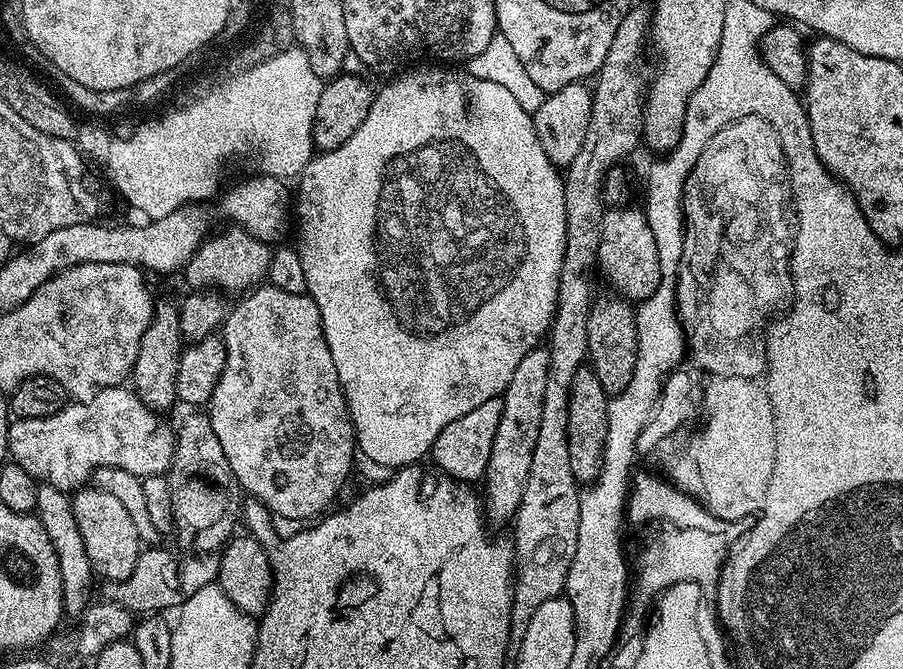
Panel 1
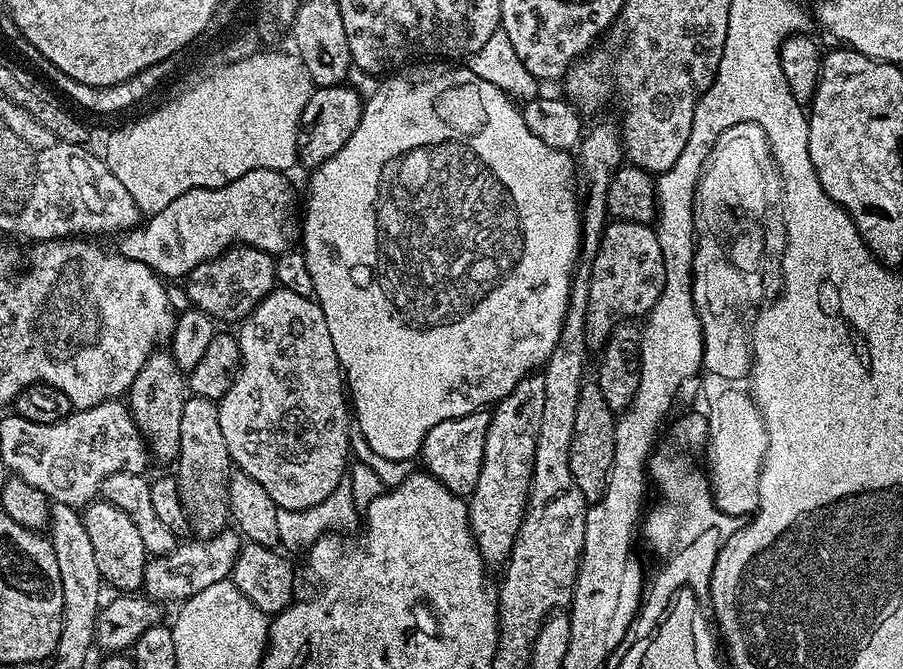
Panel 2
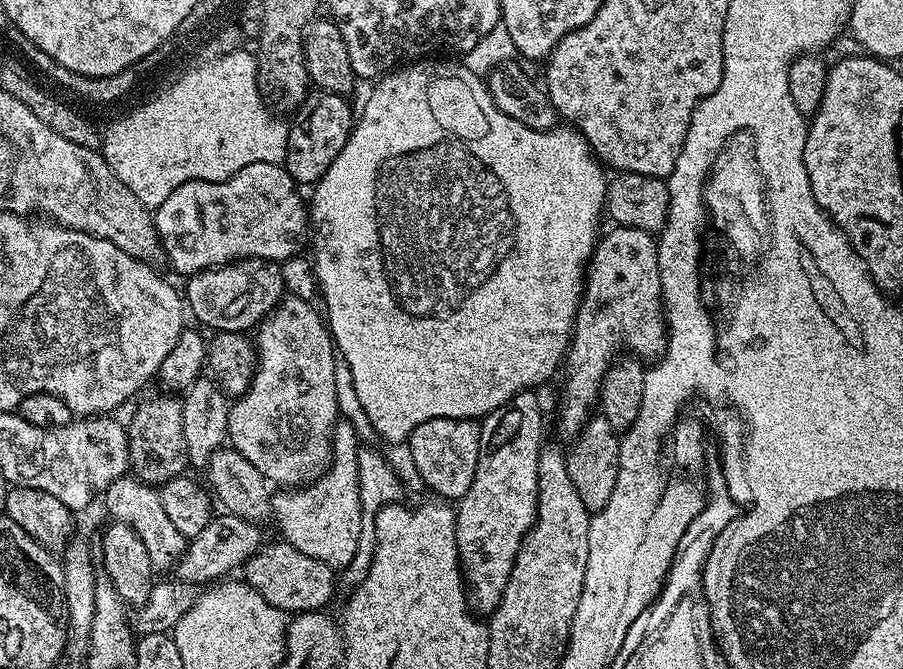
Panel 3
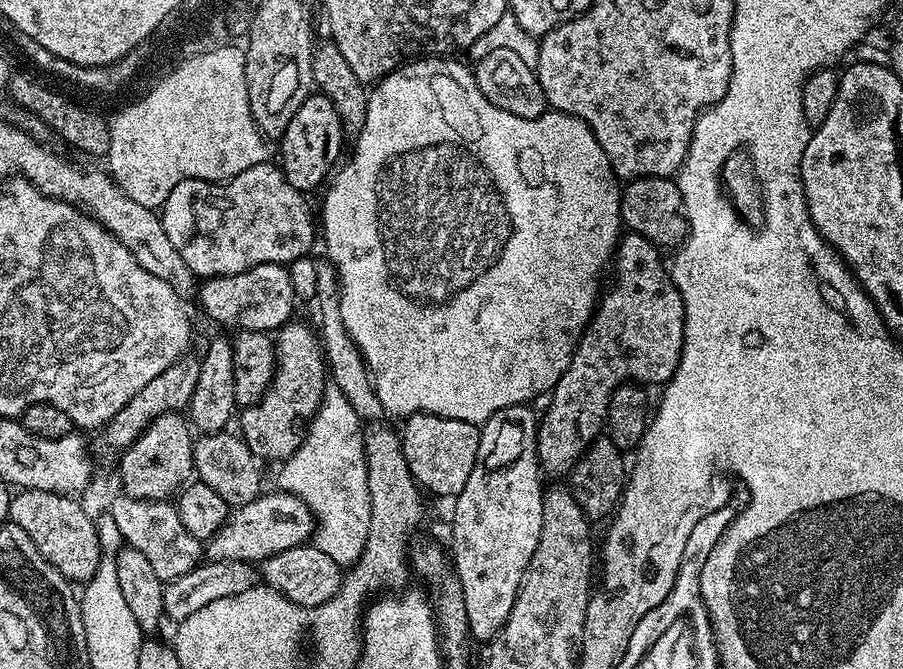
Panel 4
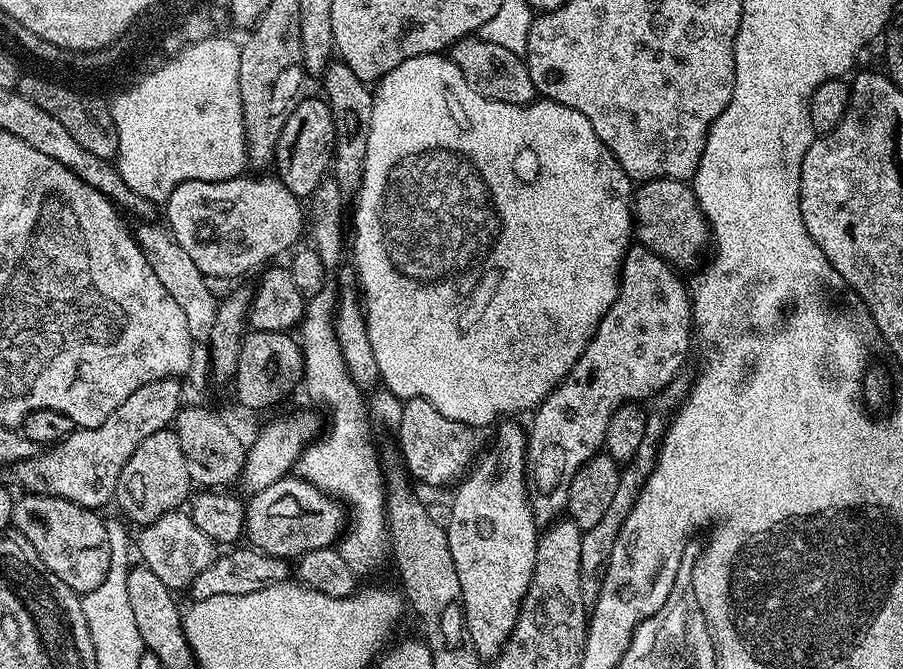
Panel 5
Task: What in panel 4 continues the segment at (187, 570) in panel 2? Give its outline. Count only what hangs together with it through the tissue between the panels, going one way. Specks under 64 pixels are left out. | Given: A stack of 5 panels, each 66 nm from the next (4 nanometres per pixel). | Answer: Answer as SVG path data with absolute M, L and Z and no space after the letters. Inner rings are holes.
M265 491L241 508L229 511L224 525L206 541L206 556L209 561L263 562L274 554L282 554L282 550L299 548L313 539L314 519L306 501L293 493L271 491Z

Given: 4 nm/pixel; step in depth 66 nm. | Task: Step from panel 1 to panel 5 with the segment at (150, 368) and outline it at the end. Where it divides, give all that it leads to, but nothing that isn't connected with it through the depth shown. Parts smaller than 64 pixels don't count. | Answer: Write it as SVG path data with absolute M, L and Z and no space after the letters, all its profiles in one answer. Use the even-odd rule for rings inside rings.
M167 427L150 434L150 438L146 438L146 442L142 442L142 446L138 446L138 450L134 450L134 454L130 454L130 462L126 462L126 466L122 466L122 474L118 478L114 504L125 512L120 511L132 524L134 522L136 526L143 526L154 522L164 512L177 511L183 505L180 503L184 499L184 503L189 499L193 488L190 470L186 470L186 458L182 458L182 442L178 442L176 431Z

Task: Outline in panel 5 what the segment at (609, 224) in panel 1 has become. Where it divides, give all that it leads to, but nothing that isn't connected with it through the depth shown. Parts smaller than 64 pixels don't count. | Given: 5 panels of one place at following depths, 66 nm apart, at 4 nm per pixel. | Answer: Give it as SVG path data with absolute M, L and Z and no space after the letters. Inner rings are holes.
M639 242L633 243L627 254L624 256L624 267L620 272L620 289L616 295L616 301L606 310L598 330L590 338L586 350L582 350L582 358L574 362L570 374L547 396L542 403L536 405L531 413L532 425L527 425L526 435L528 437L528 448L524 451L524 478L528 489L528 502L532 505L532 516L535 518L537 525L547 526L557 519L565 511L568 502L568 487L574 478L577 470L583 466L591 456L597 455L603 449L604 439L606 438L606 422L610 422L610 414L618 410L618 406L630 404L633 402L644 402L647 396L655 397L661 390L667 388L668 384L678 375L681 375L684 359L688 356L688 347L694 344L694 325L692 322L692 301L690 299L690 288L687 283L676 277L677 269L672 264L665 261L662 257L648 249Z

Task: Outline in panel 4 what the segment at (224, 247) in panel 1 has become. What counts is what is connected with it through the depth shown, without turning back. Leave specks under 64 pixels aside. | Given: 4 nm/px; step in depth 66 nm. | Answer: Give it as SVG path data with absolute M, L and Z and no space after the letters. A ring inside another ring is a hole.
M262 264L235 276L209 276L199 285L198 301L200 308L216 324L229 324L232 330L245 332L275 333L293 319L292 311L298 307L298 301L294 294L294 286L290 286L290 274L287 267L282 264Z

